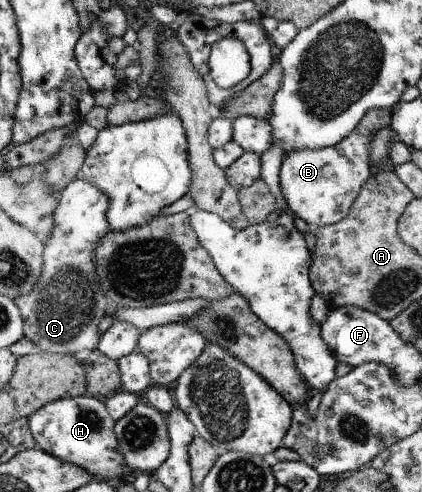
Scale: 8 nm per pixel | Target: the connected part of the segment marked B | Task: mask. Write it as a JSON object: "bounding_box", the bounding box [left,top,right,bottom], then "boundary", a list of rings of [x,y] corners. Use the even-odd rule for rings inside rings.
{"bounding_box":[280,132,373,229],"boundary":[[[353,132],[333,147],[314,150],[297,149],[284,154],[280,174],[280,187],[283,197],[293,213],[303,219],[312,229],[339,223],[351,212],[353,204],[360,196],[363,185],[373,176],[370,172],[372,166],[372,138],[371,135],[367,137],[361,136],[358,132]]]}

